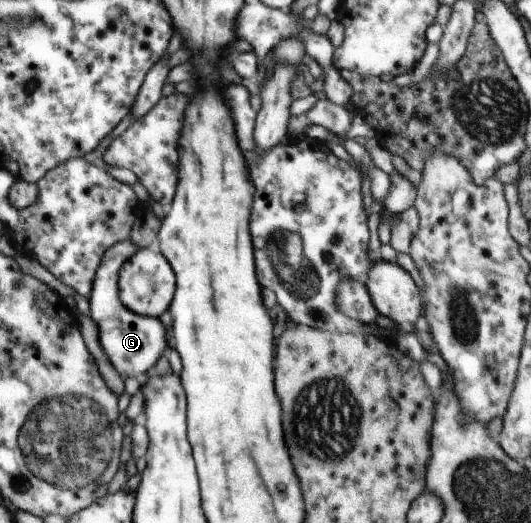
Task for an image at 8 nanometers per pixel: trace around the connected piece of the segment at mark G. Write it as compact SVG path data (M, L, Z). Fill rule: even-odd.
M129 239L119 241L116 245L110 246L104 252L101 264L97 269L92 291L88 302L90 313L98 328L98 339L100 340L104 354L108 356L115 370L119 372L123 380L133 377L141 380L143 375L151 372L154 365L165 350L167 344L167 328L159 317L146 317L134 313L131 309L125 308L120 301L118 293L118 274L121 266L125 264L139 249Z

